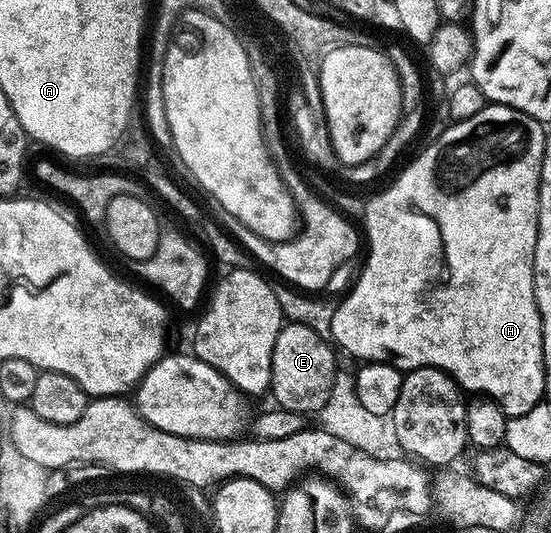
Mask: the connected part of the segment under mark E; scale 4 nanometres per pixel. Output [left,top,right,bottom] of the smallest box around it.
[270,323,338,413]

